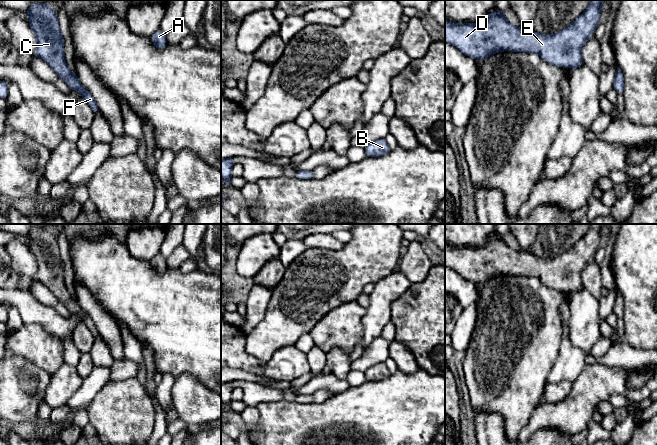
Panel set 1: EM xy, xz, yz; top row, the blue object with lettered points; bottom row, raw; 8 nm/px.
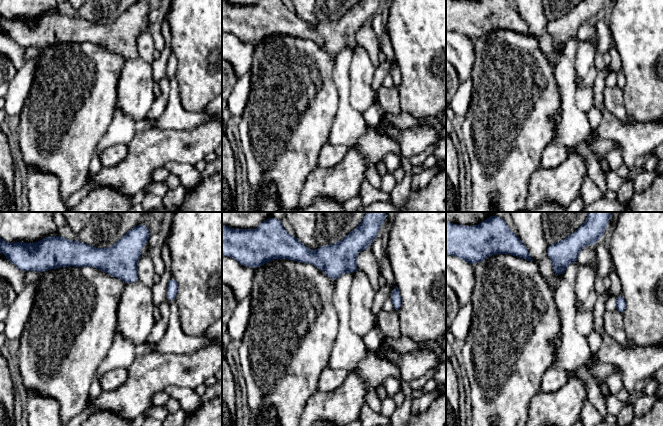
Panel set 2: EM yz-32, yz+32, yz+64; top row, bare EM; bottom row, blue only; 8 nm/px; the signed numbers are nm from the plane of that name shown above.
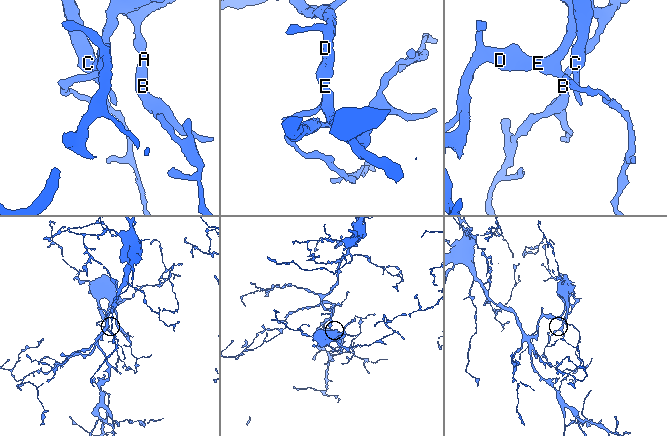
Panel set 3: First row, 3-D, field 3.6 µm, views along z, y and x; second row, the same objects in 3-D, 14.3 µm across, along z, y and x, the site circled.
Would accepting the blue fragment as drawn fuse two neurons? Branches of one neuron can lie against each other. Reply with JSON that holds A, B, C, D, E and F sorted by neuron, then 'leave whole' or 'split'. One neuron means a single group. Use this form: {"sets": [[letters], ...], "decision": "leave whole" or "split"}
{"sets": [["A", "B", "C", "D", "E", "F"]], "decision": "leave whole"}

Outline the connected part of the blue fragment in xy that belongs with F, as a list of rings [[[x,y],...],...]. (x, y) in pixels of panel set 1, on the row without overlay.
[[[36,227],[25,234],[29,240],[28,249],[36,260],[34,280],[44,284],[69,310],[70,314],[78,315],[91,331],[93,338],[99,336],[94,321],[83,312],[77,298],[67,290],[64,281],[64,263],[61,259],[56,235],[48,228]]]

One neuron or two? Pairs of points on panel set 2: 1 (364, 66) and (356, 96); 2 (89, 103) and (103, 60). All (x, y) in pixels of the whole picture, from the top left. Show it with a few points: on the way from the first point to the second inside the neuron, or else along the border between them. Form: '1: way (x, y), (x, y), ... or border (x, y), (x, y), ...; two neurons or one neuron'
1: way (361, 73), (360, 89); one neuron
2: way (92, 92), (96, 86), (98, 71); one neuron

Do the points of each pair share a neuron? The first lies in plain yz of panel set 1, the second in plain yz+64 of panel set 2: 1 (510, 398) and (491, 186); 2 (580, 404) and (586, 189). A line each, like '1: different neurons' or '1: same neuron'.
1: same neuron
2: different neurons

